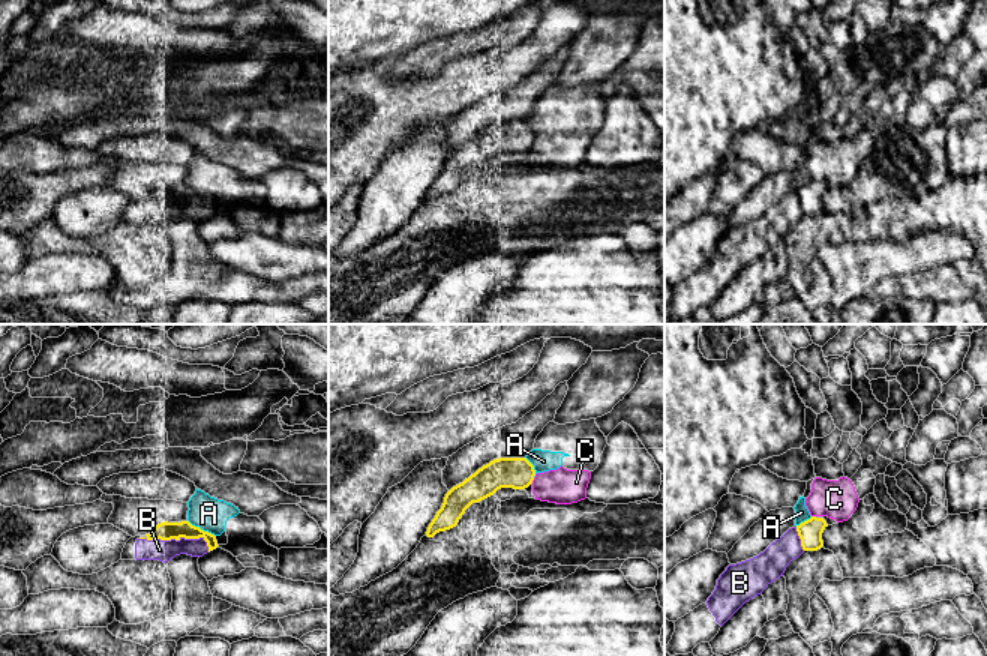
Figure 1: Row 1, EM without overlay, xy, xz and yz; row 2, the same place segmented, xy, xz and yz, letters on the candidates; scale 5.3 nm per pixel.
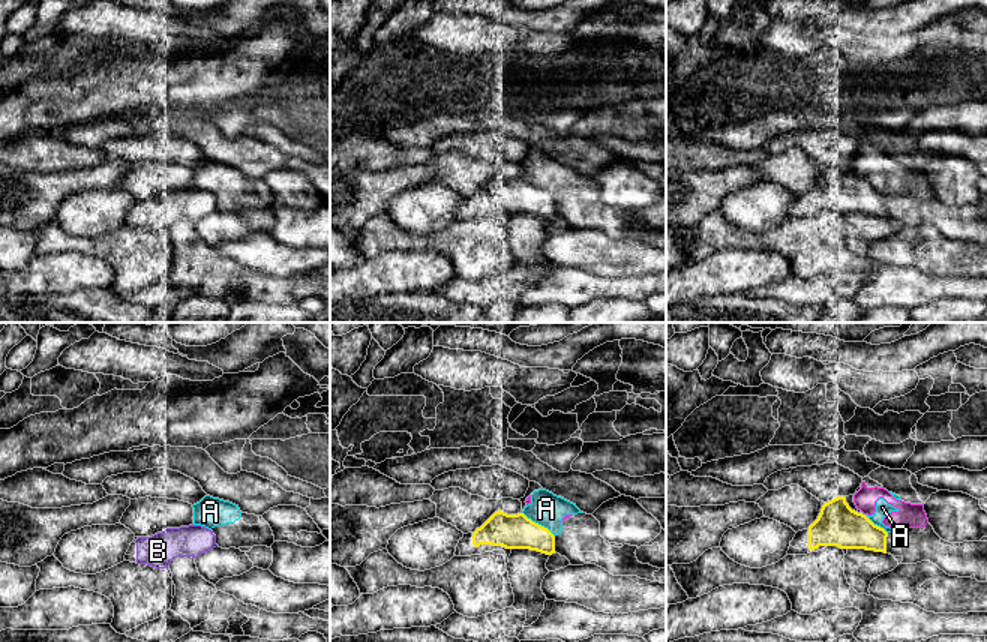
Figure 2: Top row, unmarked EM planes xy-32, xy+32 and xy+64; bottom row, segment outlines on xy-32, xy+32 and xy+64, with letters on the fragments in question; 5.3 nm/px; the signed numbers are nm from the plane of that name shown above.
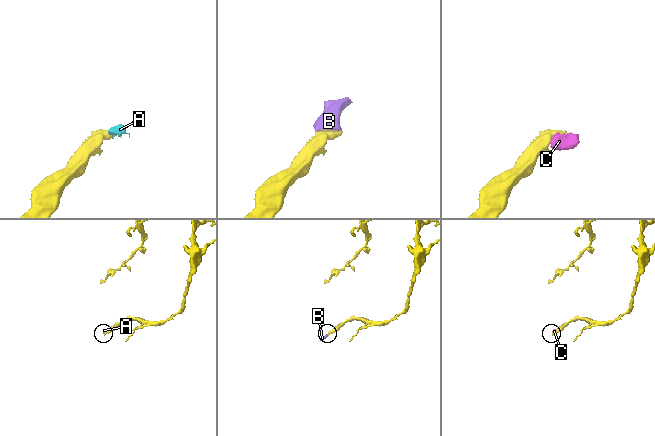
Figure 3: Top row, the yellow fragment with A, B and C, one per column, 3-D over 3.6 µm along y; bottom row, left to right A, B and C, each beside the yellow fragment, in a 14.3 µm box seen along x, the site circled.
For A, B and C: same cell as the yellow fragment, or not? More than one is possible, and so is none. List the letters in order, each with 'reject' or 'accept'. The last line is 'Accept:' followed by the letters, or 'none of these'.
A: reject
B: accept
C: reject
Accept: B

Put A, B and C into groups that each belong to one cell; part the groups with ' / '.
A C / B

